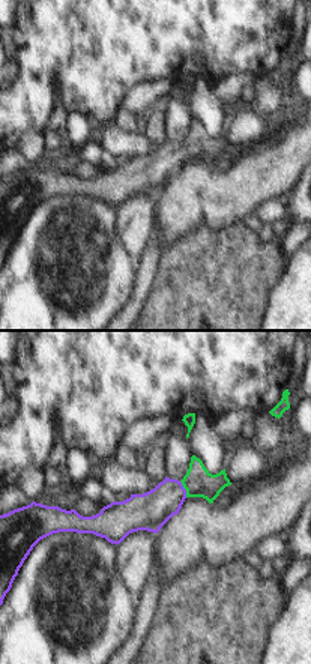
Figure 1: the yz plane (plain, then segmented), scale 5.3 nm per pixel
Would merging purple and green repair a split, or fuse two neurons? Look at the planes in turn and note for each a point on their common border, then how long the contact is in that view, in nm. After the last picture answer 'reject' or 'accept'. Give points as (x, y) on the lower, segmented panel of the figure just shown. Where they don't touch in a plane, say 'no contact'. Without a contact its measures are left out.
meets purple at (184, 488); contact 100 nm long

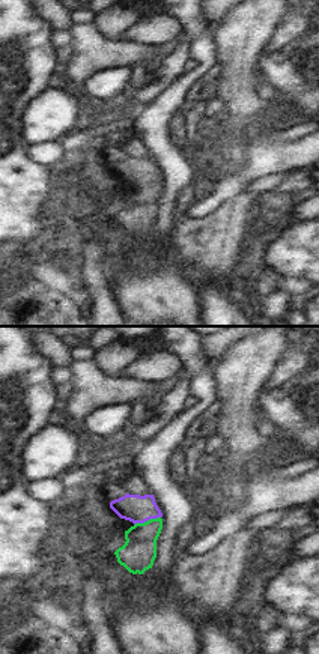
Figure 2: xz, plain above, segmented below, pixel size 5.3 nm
meets purple at (146, 520); contact 150 nm long

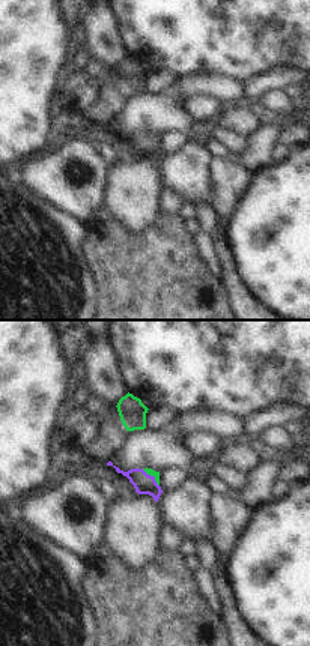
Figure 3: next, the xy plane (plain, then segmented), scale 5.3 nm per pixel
meets purple at (152, 476); contact 130 nm long

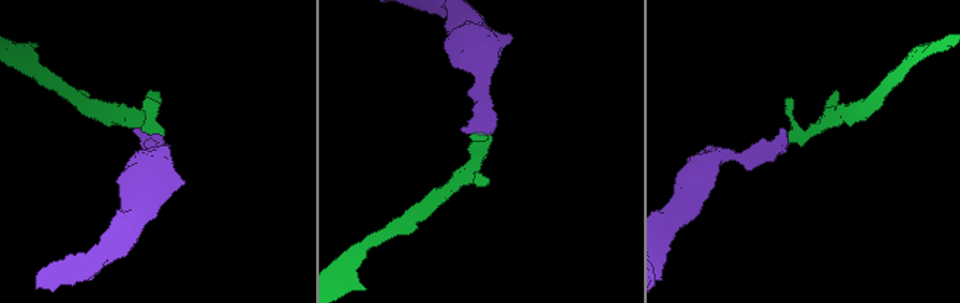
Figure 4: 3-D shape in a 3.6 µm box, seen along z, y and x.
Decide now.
accept

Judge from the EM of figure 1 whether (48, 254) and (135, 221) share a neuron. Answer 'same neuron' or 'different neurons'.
different neurons

